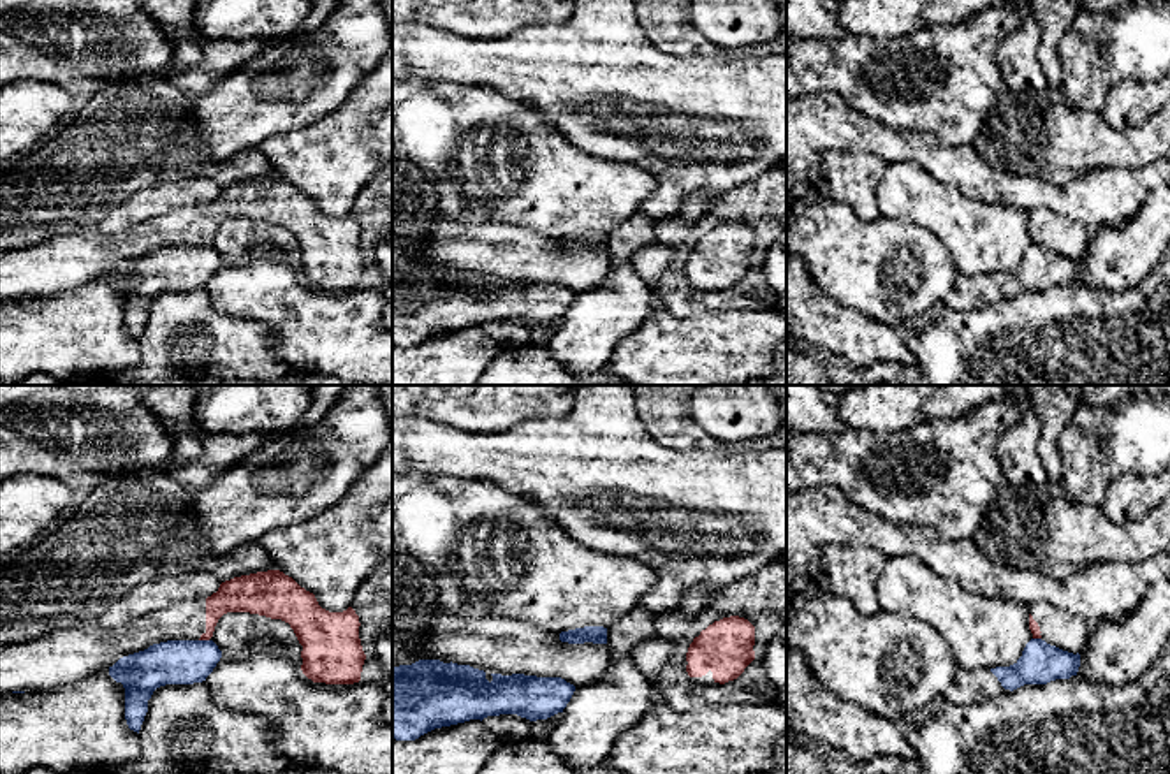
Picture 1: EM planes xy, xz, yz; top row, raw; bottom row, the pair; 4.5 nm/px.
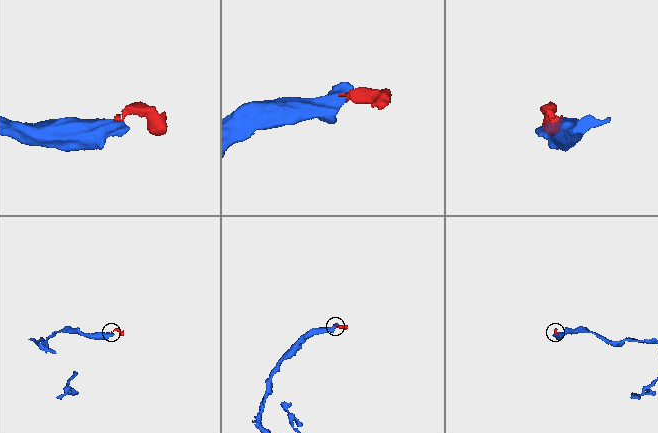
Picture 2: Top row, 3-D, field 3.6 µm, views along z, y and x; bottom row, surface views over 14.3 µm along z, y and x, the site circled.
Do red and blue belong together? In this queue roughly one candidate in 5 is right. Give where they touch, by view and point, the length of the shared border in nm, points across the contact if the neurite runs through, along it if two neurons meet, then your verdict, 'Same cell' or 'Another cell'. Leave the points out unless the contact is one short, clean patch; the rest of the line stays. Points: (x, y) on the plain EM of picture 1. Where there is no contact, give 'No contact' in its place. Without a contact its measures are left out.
Touches red at xy (204, 245). Shared border 50 nm. Boundary: xy (199, 245), (208, 247). Another cell

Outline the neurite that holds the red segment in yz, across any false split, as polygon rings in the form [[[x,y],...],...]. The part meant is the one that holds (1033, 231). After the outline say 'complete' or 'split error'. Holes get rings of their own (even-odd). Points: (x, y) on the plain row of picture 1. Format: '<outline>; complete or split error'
[[[1047,208],[1029,211],[1029,236],[1033,245],[1042,245],[1068,259],[1080,259],[1093,232],[1082,223],[1054,215]]]; split error

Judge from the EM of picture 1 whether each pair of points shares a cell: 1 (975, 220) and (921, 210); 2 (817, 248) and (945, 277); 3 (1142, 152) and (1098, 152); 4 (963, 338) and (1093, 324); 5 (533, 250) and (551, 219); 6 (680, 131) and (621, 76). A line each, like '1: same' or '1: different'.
1: same
2: same
3: same
4: same
5: different
6: same

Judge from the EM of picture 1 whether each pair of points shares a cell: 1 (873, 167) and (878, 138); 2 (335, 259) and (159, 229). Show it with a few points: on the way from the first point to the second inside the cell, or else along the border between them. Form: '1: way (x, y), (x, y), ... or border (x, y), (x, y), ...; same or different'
1: border (834, 150), (870, 152), (887, 162); different
2: way (291, 215), (282, 206), (224, 206), (203, 220); same

